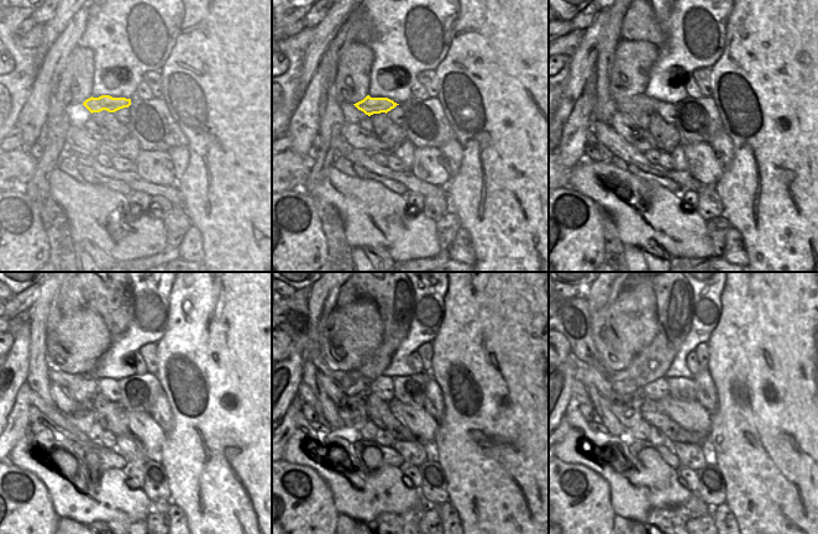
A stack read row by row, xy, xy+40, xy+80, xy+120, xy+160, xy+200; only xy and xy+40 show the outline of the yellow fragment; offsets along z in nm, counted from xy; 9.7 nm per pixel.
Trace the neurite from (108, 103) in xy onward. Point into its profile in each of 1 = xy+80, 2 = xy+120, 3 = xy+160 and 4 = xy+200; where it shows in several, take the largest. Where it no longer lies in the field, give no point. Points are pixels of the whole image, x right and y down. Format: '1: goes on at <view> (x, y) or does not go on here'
1: goes on at xy+80 (630, 105)
2: goes on at xy+120 (54, 375)
3: goes on at xy+160 (297, 325)
4: goes on at xy+200 (573, 319)

